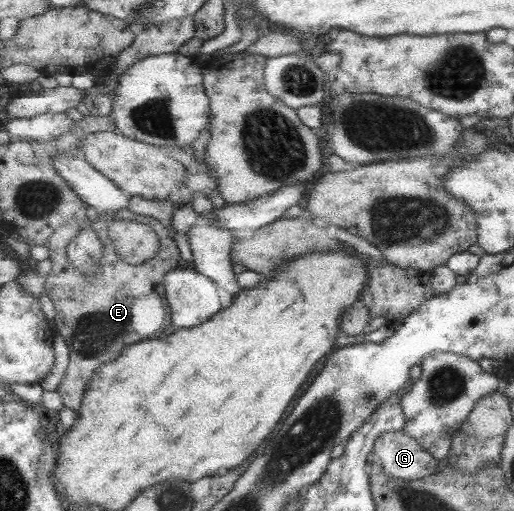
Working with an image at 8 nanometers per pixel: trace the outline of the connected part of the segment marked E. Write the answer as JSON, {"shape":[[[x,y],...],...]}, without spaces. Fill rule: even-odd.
{"shape":[[[124,208],[116,214],[102,212],[90,220],[90,226],[68,224],[54,232],[49,241],[51,250],[49,260],[52,262],[52,268],[46,276],[44,285],[44,293],[56,307],[54,318],[56,332],[64,337],[70,346],[71,362],[66,377],[58,385],[57,391],[62,394],[65,406],[77,414],[82,409],[86,389],[96,369],[118,359],[130,345],[159,336],[169,323],[171,308],[165,278],[174,267],[177,267],[176,262],[181,259],[178,243],[168,235],[168,229],[158,219],[139,215]],[[116,217],[142,221],[152,230],[158,231],[160,235],[158,255],[140,265],[130,265],[122,257],[118,257],[118,253],[114,251],[114,242],[107,233],[108,223],[116,220]],[[90,227],[98,233],[106,247],[103,257],[96,261],[96,265],[100,265],[100,278],[96,278],[94,282],[82,276],[80,268],[72,267],[72,262],[68,258],[68,246],[72,240]]]}

